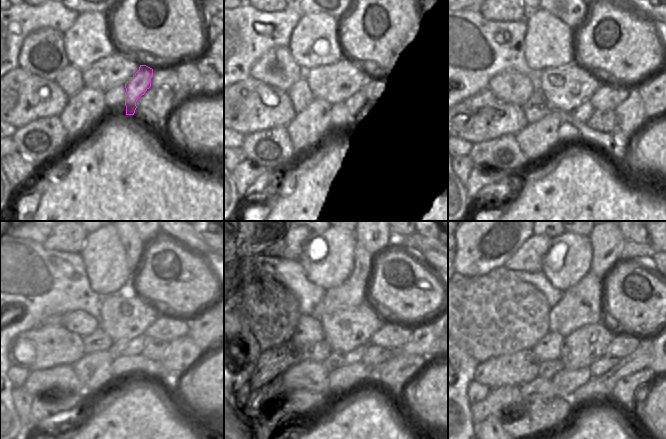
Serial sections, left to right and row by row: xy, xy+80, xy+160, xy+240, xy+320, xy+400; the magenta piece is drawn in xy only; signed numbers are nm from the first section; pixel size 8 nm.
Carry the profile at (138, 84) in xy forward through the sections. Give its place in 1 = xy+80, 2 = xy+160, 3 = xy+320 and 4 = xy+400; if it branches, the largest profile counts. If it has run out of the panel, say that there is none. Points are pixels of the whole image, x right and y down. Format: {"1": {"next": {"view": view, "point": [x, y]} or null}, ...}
{"1": {"next": {"view": "xy+80", "point": [357, 101]}}, "2": {"next": {"view": "xy+160", "point": [582, 113]}}, "3": {"next": {"view": "xy+320", "point": [340, 359]}}, "4": {"next": {"view": "xy+400", "point": [566, 382]}}}

